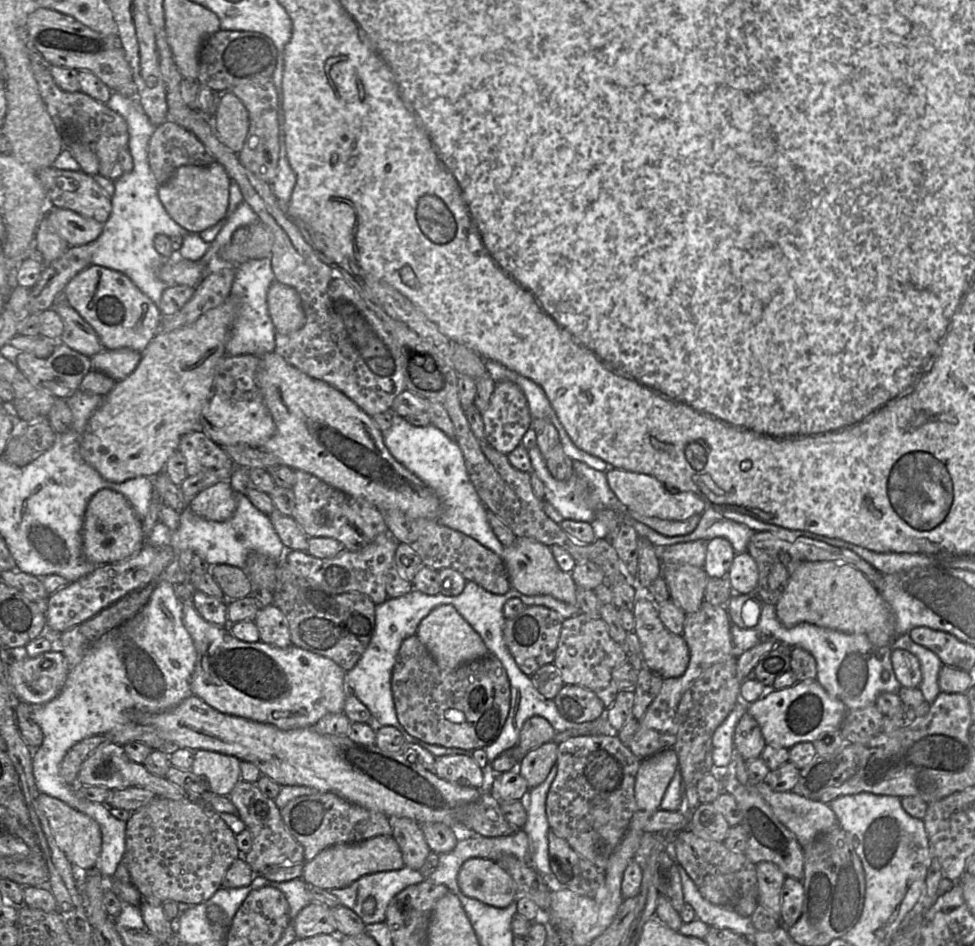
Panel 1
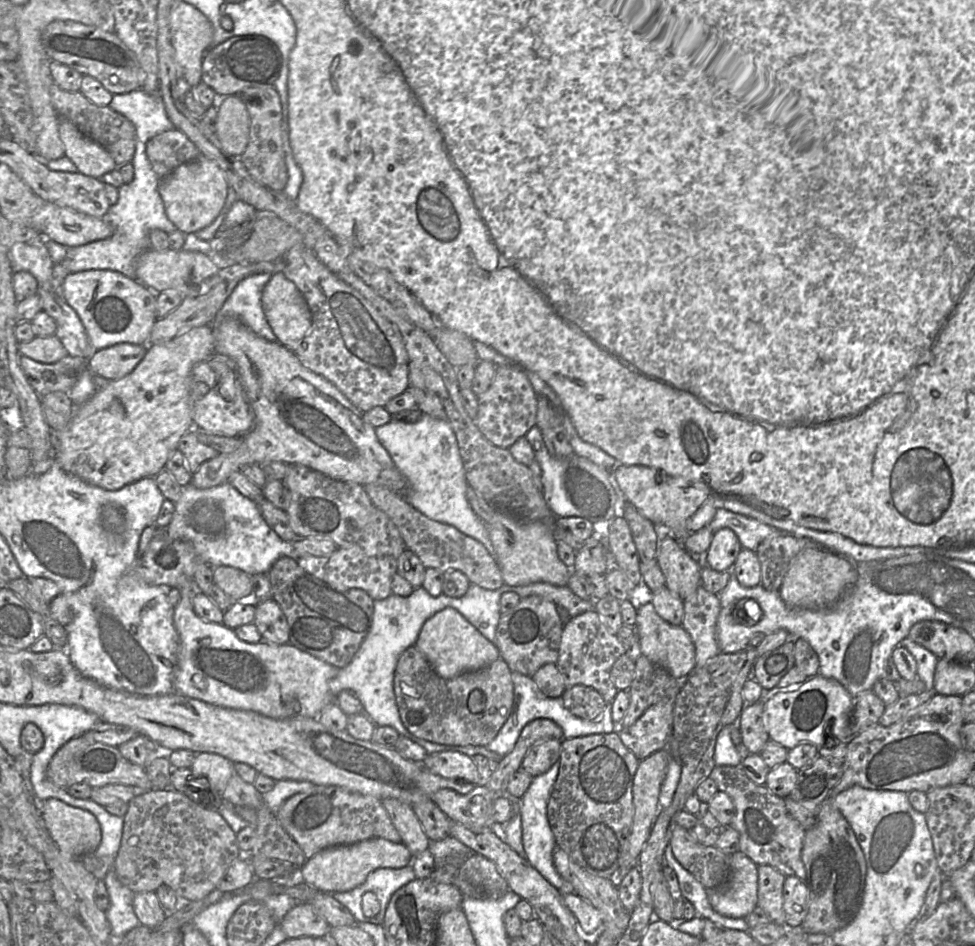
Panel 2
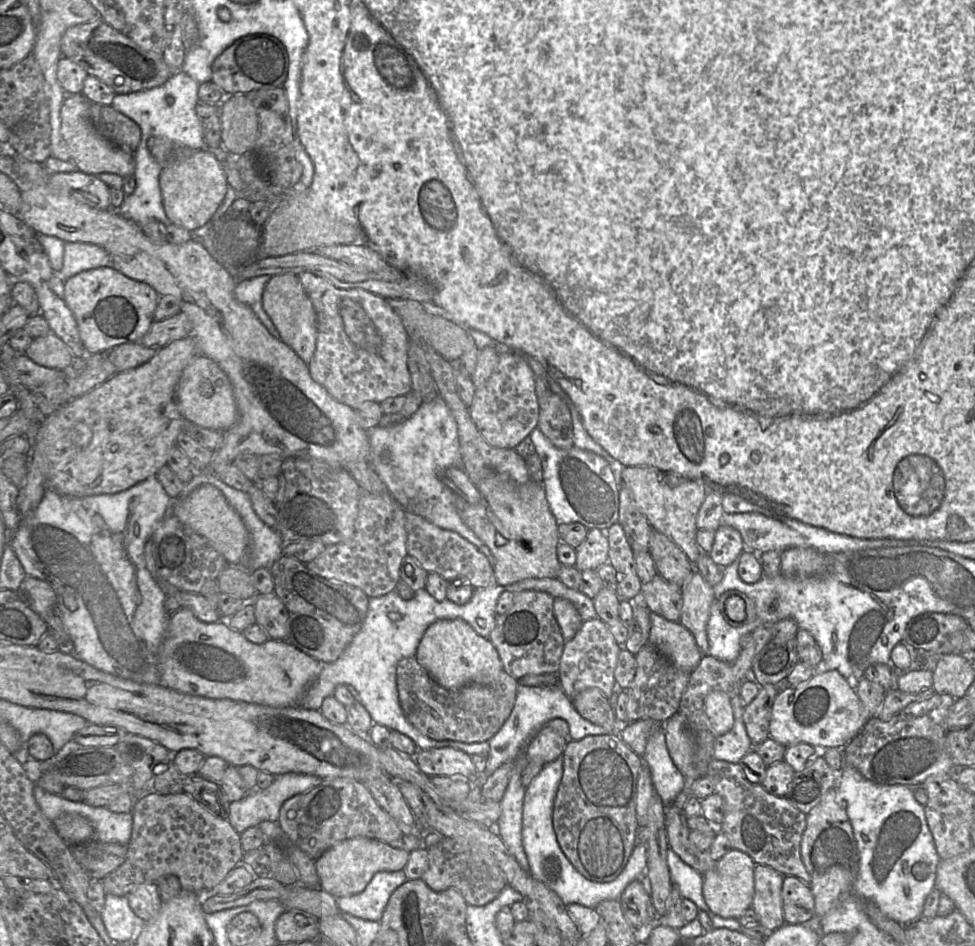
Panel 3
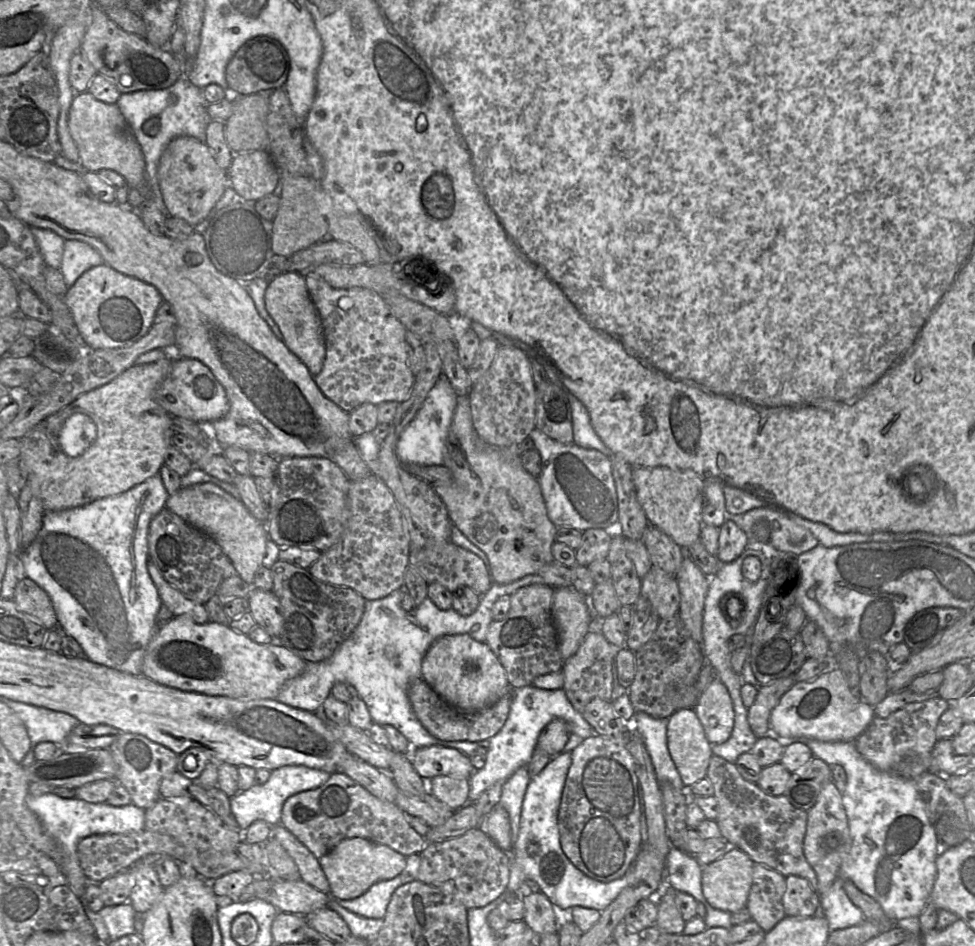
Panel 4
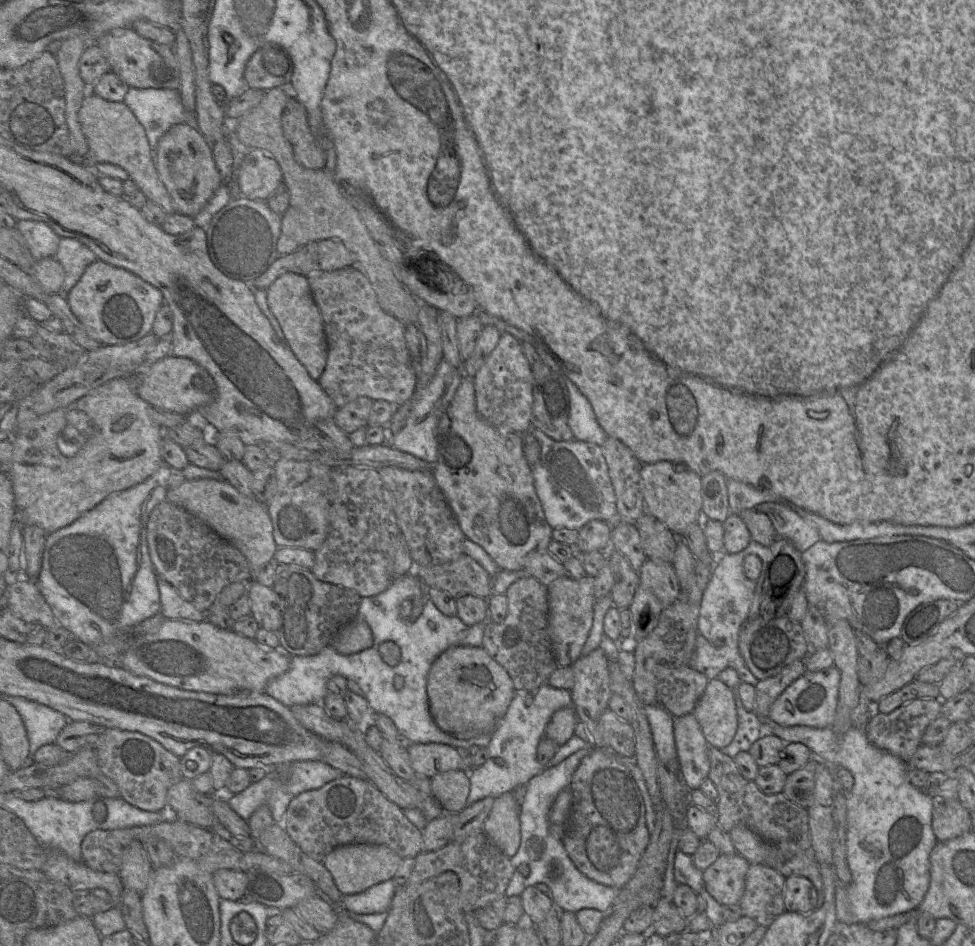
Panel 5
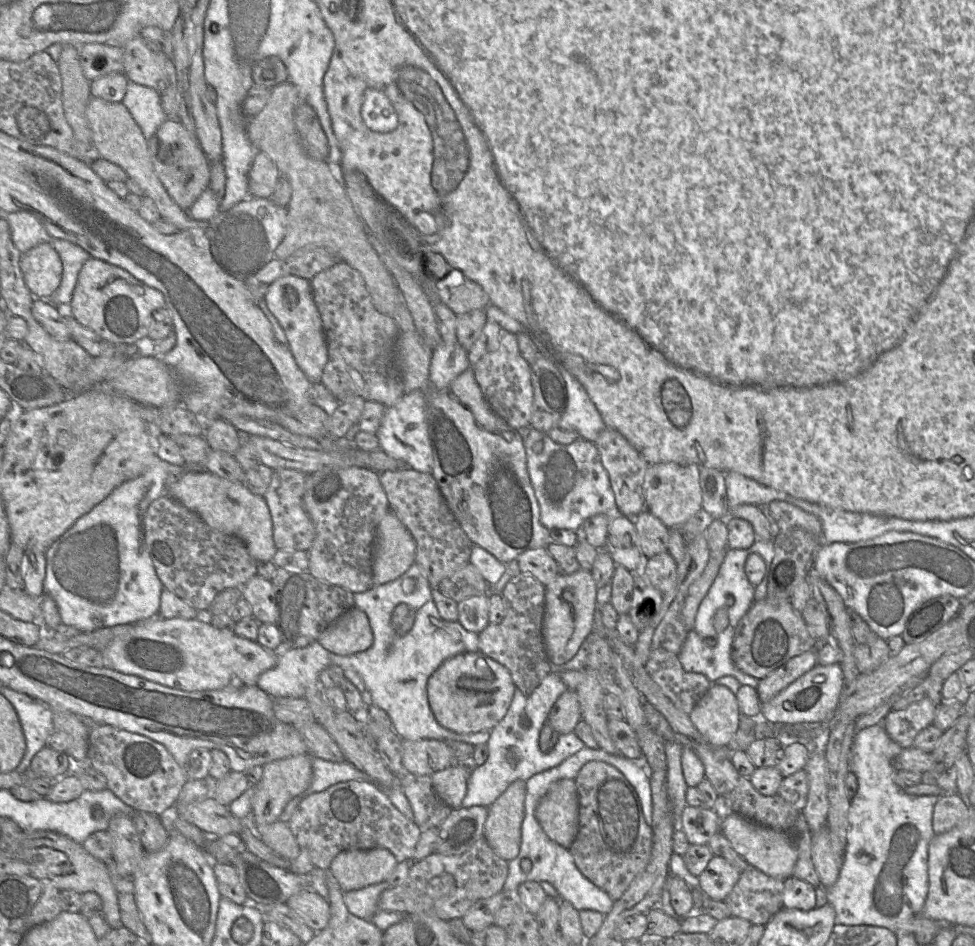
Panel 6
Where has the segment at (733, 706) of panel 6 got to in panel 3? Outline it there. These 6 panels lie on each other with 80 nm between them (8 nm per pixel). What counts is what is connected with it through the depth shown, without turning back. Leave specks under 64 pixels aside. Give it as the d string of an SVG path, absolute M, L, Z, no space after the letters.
M722 691L710 692L704 700L705 713L715 737L729 732L734 725L731 699Z

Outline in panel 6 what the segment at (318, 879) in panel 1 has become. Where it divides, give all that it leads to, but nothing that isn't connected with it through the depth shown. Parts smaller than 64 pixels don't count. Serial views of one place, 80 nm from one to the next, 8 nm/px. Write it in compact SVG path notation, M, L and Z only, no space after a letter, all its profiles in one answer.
M387 849L348 850L332 860L329 870L345 893L387 881L397 864Z

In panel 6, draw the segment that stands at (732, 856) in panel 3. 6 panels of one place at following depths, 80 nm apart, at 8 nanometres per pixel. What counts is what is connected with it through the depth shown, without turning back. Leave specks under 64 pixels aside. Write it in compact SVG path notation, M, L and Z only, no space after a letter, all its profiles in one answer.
M714 855L698 878L702 890L709 898L724 901L739 880L740 874L726 859Z

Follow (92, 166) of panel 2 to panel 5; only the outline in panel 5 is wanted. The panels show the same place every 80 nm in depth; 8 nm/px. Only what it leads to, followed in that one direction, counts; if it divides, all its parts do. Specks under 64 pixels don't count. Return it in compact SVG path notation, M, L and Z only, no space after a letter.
M88 94L82 101L78 119L87 140L88 159L92 164L110 163L121 167L147 200L159 205L167 214L176 212L155 168L153 150L148 144L145 130L122 101L108 101L97 95Z

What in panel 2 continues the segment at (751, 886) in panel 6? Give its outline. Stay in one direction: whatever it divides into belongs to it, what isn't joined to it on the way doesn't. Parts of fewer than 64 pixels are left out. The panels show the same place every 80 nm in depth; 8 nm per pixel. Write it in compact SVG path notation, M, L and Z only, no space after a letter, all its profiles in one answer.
M758 865L757 906L762 908L772 923L785 924L783 887L786 876L770 865Z

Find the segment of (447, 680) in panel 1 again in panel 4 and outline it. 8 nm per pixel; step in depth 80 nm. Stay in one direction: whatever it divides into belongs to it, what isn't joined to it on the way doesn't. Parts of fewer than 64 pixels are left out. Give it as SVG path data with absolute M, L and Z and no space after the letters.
M422 677L409 683L407 695L416 718L433 737L444 741L478 742L490 740L505 724L512 703L512 690L490 706L477 712L461 712L451 707Z

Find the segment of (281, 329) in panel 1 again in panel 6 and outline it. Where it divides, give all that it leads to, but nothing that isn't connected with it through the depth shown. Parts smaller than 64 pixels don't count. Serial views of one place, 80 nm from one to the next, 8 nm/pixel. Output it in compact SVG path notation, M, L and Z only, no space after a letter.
M295 275L282 276L268 287L264 298L286 333L287 345L296 363L310 381L319 382L328 360L328 347L322 319L313 299L310 280Z

